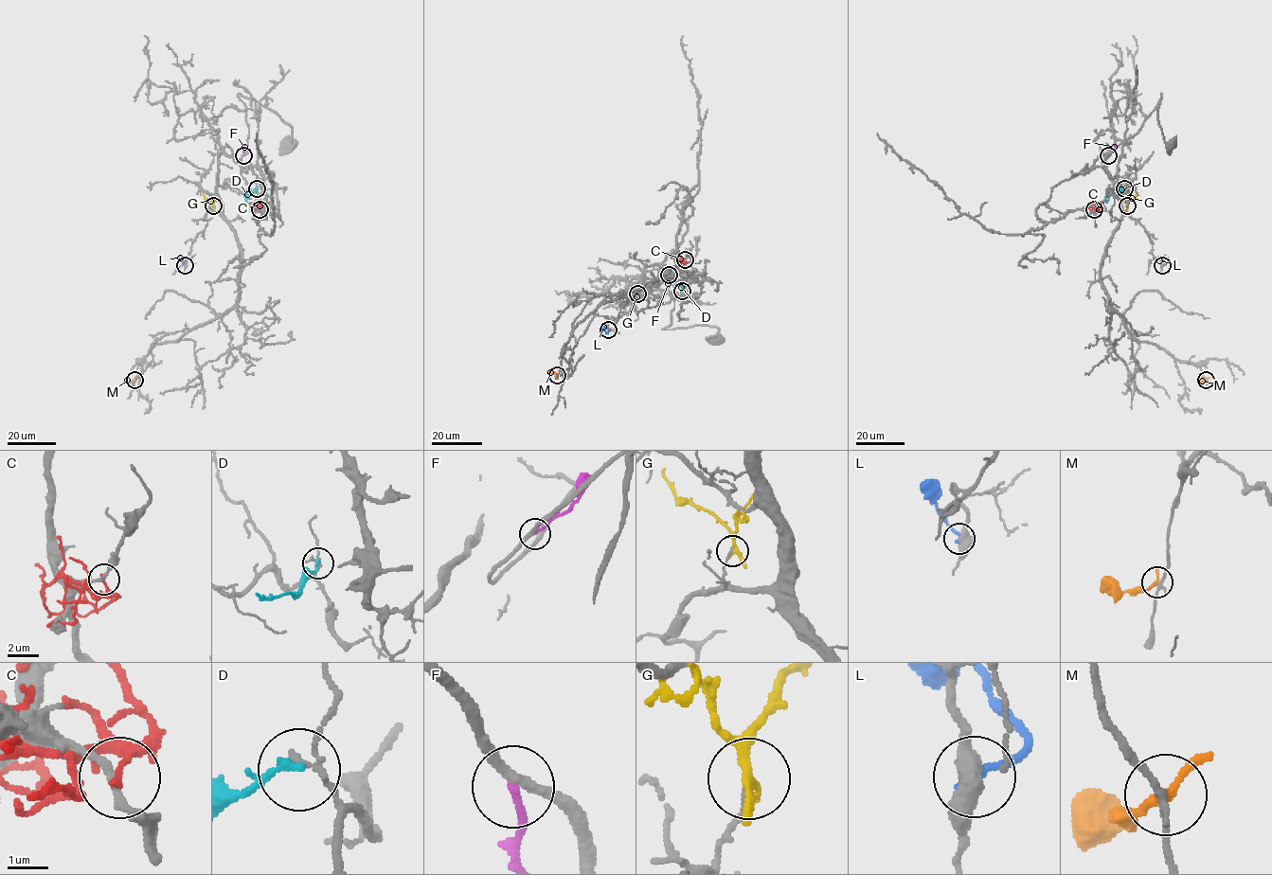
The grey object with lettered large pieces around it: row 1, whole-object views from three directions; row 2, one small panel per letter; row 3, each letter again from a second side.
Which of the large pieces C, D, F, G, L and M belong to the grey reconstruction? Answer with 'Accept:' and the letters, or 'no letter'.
Accept: no letter

